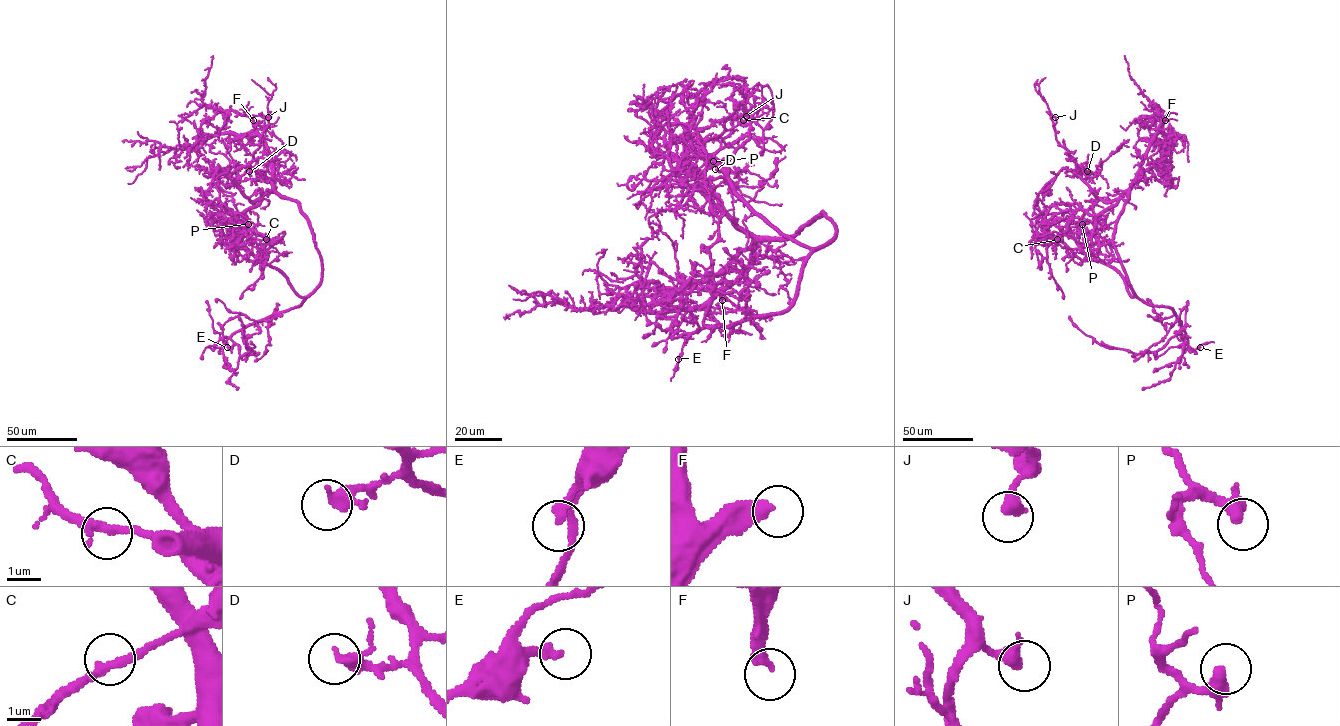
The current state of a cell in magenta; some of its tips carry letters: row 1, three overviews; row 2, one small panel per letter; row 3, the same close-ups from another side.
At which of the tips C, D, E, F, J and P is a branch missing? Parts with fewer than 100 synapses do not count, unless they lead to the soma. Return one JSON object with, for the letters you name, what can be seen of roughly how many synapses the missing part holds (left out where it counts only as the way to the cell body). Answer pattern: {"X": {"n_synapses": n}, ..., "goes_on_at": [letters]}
{"goes_on_at": ["F"]}

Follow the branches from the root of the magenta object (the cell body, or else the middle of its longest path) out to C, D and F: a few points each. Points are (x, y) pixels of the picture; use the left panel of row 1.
C: (314, 239), (310, 222), (299, 204), (268, 192), (240, 214), (230, 209), (256, 234), (266, 239)
D: (314, 239), (309, 220), (294, 201), (272, 192), (256, 201), (243, 195), (230, 175), (246, 165), (249, 171)
F: (314, 239), (310, 222), (299, 204), (283, 197), (275, 189), (271, 158), (253, 120)

